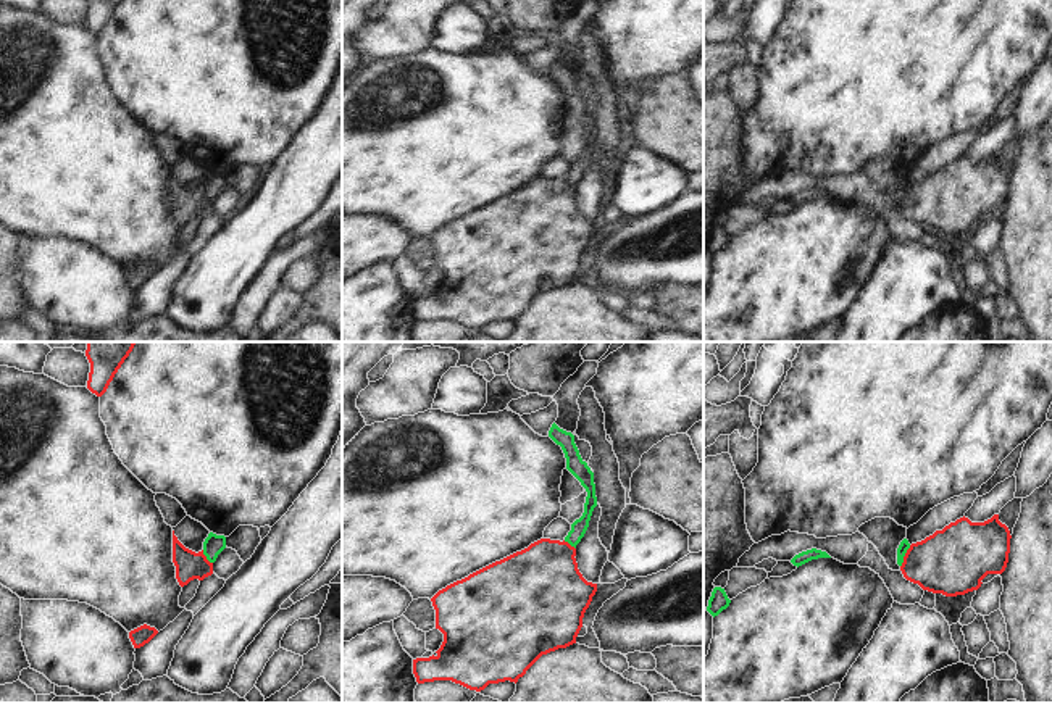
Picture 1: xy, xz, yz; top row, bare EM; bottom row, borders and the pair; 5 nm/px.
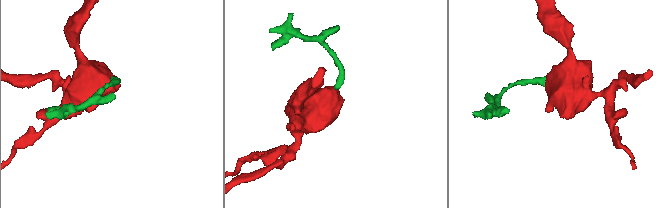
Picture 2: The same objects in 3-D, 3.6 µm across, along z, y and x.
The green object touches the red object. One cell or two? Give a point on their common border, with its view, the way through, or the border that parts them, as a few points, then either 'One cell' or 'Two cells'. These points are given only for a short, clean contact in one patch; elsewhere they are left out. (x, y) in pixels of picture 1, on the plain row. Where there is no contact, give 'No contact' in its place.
Touches green at yz (904, 194). Boundary: yz (910, 184), (901, 205). Two cells.

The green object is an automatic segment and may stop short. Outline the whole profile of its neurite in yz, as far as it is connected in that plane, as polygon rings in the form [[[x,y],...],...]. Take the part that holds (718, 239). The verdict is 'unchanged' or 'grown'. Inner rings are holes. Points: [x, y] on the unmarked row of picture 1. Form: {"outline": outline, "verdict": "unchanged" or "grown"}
{"outline": [[[715,226],[712,231],[712,235],[708,239],[707,250],[715,256],[718,255],[723,248],[729,245],[731,239],[728,237],[724,227]]], "verdict": "unchanged"}

